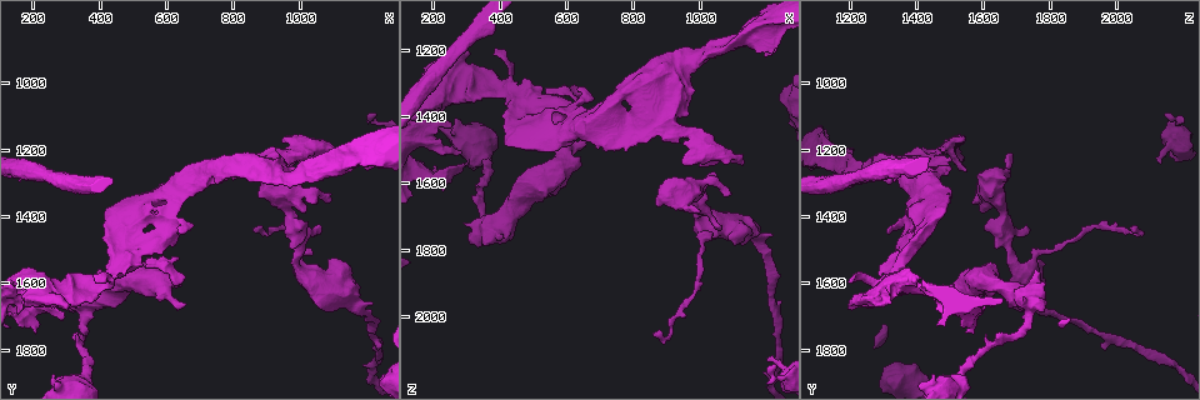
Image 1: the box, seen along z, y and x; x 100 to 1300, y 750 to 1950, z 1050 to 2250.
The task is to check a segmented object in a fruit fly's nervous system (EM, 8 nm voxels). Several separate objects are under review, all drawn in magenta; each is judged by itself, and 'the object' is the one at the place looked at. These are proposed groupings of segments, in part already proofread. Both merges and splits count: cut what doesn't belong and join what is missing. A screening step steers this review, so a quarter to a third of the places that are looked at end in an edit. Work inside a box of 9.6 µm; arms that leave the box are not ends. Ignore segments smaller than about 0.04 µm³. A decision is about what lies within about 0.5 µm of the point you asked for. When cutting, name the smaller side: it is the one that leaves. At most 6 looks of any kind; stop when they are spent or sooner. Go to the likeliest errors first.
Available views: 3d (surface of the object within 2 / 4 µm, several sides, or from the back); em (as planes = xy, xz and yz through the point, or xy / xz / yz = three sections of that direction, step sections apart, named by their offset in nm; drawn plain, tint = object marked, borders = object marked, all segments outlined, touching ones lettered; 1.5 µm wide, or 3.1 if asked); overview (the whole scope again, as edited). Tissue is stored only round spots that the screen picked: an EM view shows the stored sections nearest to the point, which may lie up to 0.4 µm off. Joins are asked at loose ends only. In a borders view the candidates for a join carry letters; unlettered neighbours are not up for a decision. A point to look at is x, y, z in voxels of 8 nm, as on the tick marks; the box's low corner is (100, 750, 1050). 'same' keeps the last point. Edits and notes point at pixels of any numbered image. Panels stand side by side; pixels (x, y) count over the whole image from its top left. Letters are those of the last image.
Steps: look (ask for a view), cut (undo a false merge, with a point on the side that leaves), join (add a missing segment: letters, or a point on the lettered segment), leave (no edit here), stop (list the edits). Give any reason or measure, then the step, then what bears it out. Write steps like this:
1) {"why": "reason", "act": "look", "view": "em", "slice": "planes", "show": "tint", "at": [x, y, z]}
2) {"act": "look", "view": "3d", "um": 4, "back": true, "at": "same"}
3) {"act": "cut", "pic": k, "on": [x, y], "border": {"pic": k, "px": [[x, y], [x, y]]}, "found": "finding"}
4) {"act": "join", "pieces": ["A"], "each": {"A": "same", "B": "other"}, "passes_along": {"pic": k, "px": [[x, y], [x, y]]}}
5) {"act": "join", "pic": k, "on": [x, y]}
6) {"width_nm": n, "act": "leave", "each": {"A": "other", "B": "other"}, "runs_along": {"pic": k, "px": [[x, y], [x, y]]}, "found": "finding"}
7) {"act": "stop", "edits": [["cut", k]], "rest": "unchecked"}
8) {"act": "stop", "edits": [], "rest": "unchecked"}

{"why": "an open end", "act": "look", "view": "3d", "um": 4, "at": [660, 1660, 1480]}

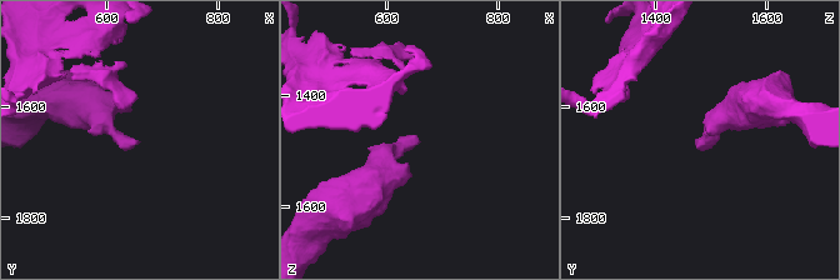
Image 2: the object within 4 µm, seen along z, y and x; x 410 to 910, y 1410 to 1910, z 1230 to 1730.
{"why": "now the EM", "act": "look", "view": "em", "slice": "planes", "show": "borders", "at": [655, 1655, 1475]}

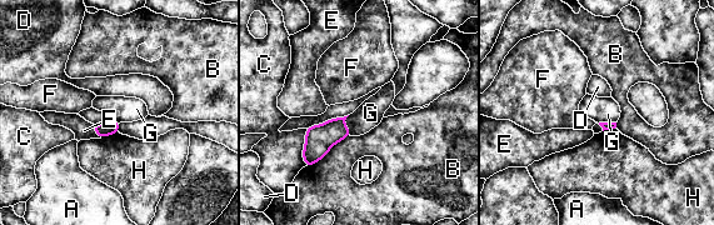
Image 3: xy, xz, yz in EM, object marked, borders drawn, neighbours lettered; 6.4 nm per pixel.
{"act": "leave", "each": {"A": "other", "B": "other", "C": "other", "D": "other", "E": "other", "F": "other", "G": "other", "H": "other"}, "border": {"pic": 3, "px": [[348, 115], [345, 125], [350, 135]]}, "found": "no lettered segment goes on from it"}

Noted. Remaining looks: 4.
{"act": "look", "view": "em", "slice": "xz", "step": 8, "show": "tint", "at": [190, 1640, 1240]}

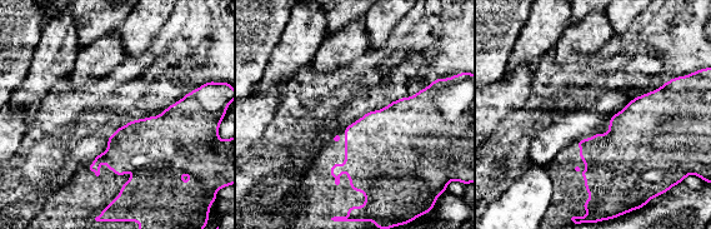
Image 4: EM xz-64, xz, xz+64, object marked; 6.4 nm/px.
{"act": "look", "view": "em", "slice": "planes", "show": "borders", "at": "same"}

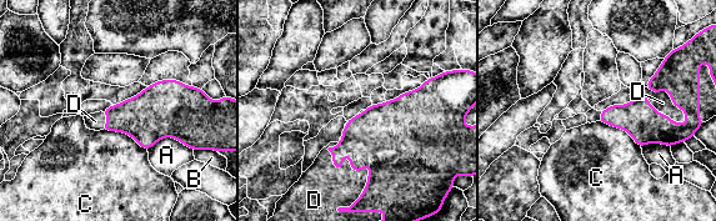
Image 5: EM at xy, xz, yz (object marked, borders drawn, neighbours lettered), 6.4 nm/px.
{"act": "join", "pic": 5, "on": [326, 187], "each": {"A": "other", "B": "other", "C": "other", "D": "same"}, "passes_along": {"pic": 5, "px": [[384, 137], [351, 157], [326, 187]]}, "found": "it goes on there"}

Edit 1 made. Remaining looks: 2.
{"why": "sudden change in width", "act": "look", "view": "em", "slice": "xy", "step": 4, "show": "tint", "at": [370, 1850, 1550]}

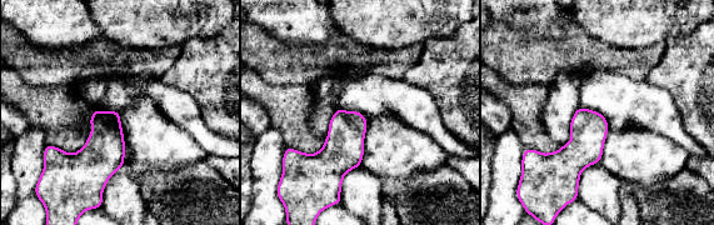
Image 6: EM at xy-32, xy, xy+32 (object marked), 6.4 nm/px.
{"why": "another direction", "act": "look", "view": "em", "slice": "planes", "show": "borders", "at": "same"}

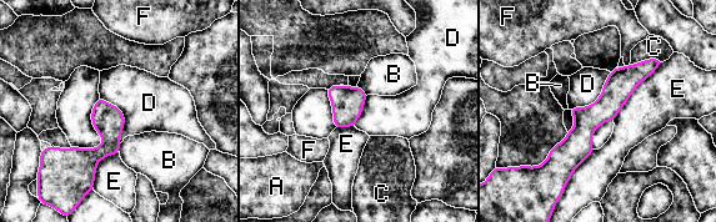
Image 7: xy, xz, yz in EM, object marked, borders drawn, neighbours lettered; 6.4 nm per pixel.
{"longest_contact_nm": ["E", 500], "act": "leave", "each": {"A": "other", "B": "other", "C": "other", "D": "other", "E": "other", "F": "other"}, "runs_along": {"pic": 7, "px": [[654, 61], [584, 127], [562, 176]]}, "found": "continuous, no second cell"}

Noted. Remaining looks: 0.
{"act": "stop", "edits": [["join", 5]], "rest": "unchecked"}

